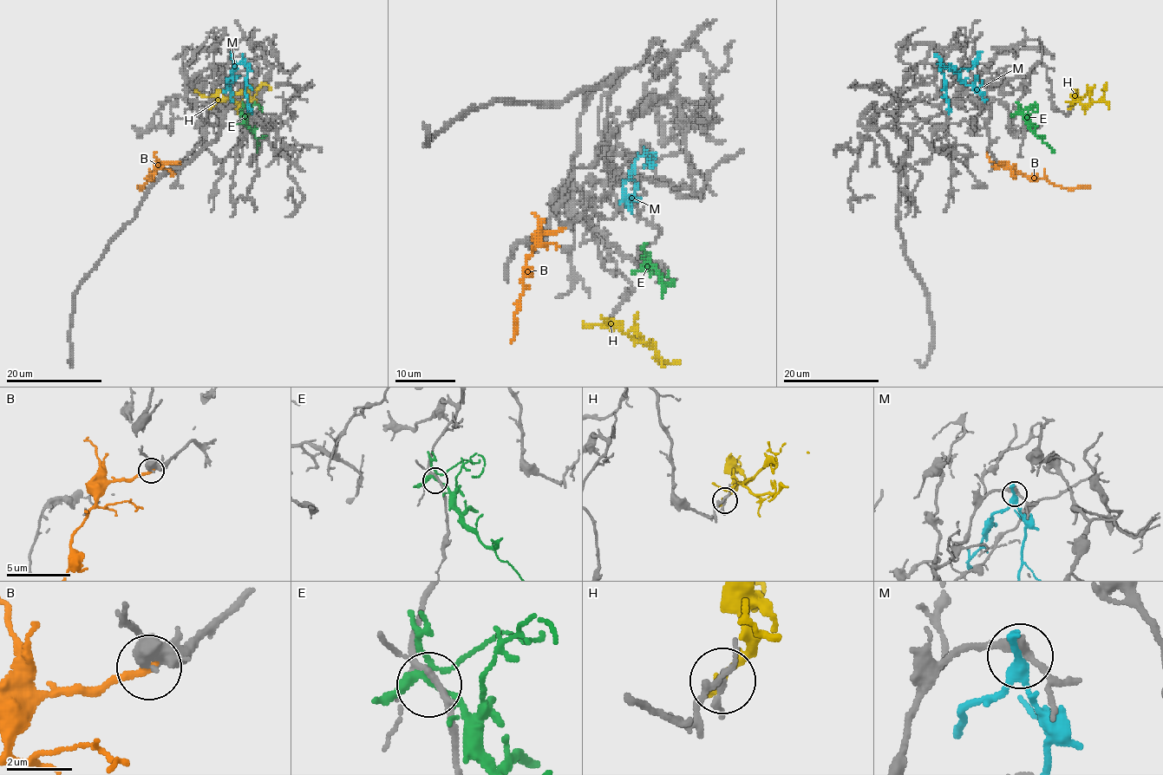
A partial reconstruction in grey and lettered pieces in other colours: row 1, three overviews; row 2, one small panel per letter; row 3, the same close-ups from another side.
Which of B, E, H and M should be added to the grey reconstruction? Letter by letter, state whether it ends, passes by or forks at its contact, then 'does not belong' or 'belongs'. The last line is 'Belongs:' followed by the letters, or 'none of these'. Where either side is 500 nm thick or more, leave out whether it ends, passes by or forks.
B: it ends | belongs
E: it forks | does not belong
H: it ends | does not belong
M: it forks | does not belong
Belongs: B

